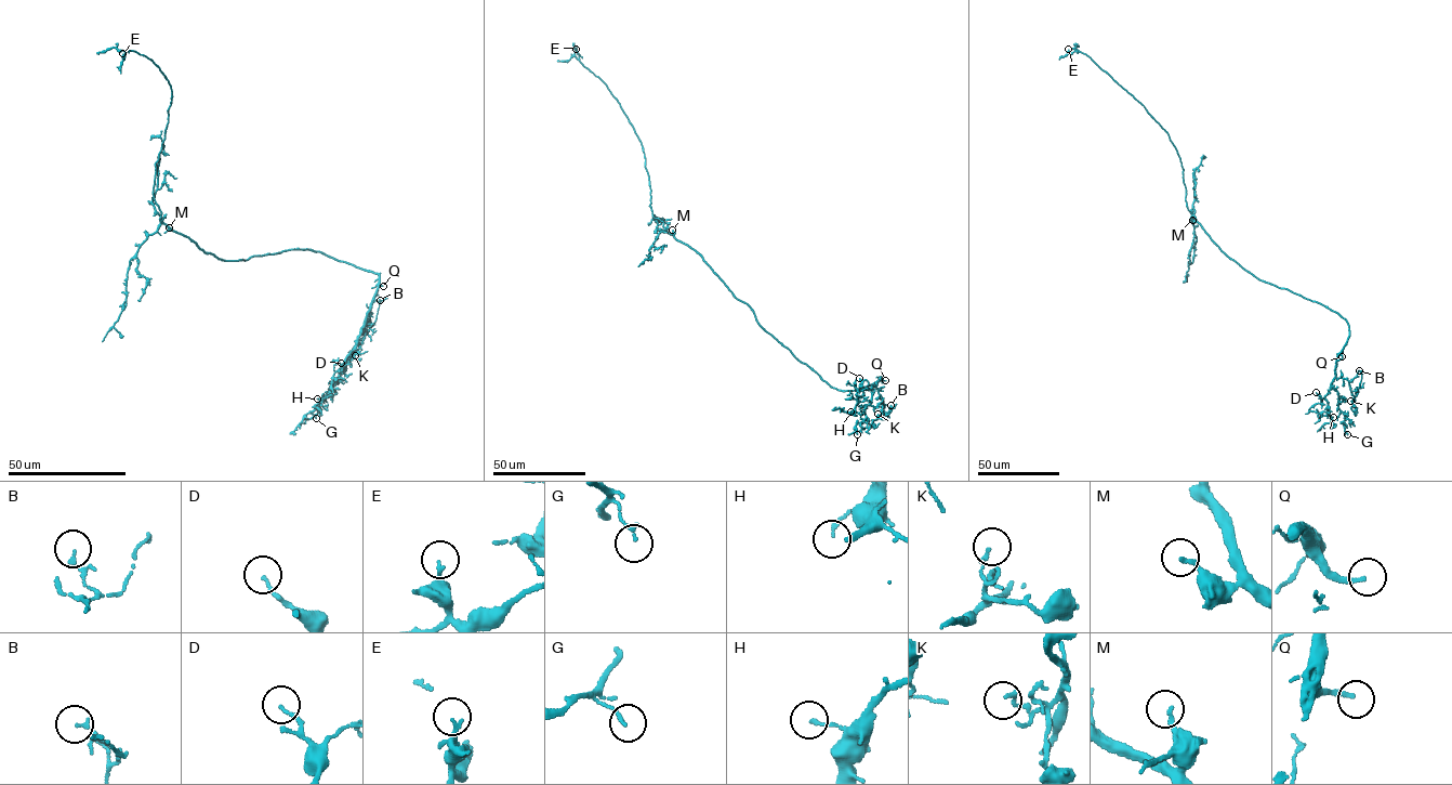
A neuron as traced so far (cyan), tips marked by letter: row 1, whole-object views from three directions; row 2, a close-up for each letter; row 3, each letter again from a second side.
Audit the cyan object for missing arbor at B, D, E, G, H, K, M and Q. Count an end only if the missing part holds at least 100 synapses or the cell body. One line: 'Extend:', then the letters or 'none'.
Extend: Q

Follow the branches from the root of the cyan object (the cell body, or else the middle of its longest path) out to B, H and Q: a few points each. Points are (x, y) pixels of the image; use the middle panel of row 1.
B: (726, 286), (757, 324), (832, 387), (853, 390), (881, 377), (880, 416), (892, 411), (890, 405)
H: (726, 286), (750, 308), (757, 324), (832, 387), (853, 390), (882, 378), (876, 386), (862, 389), (850, 411)
Q: (726, 286), (750, 308), (757, 324), (832, 387), (853, 390), (882, 378), (885, 380)

